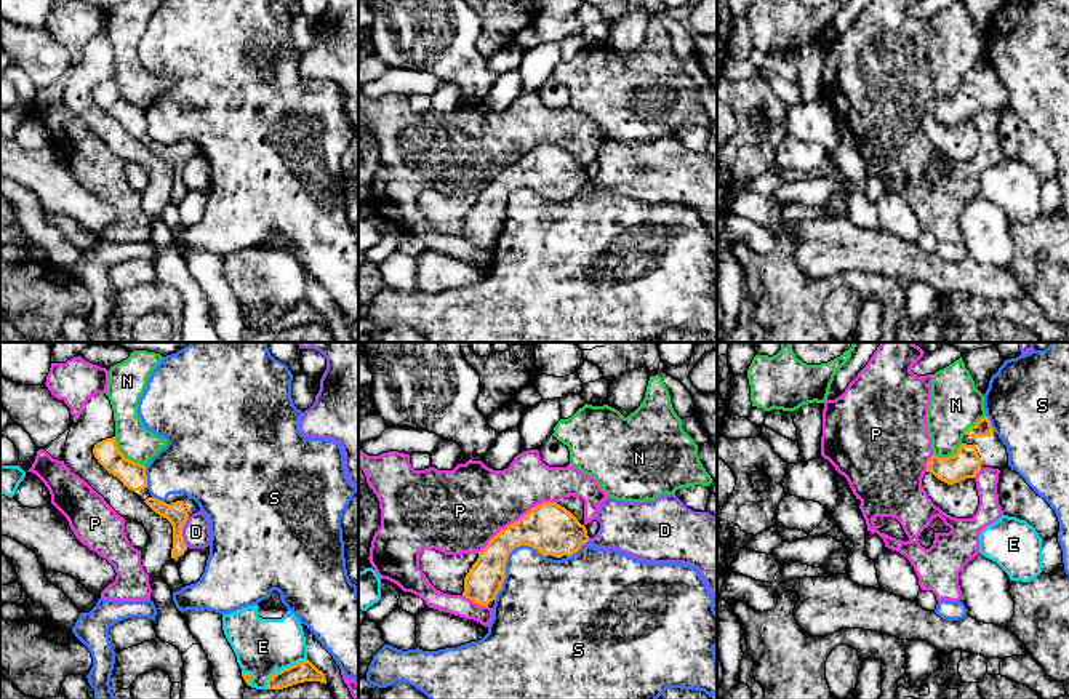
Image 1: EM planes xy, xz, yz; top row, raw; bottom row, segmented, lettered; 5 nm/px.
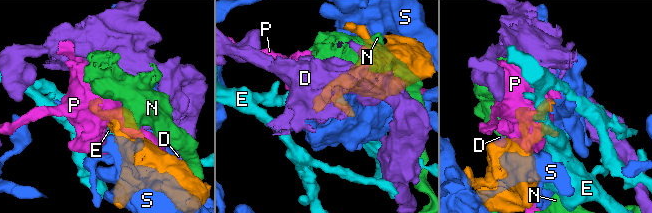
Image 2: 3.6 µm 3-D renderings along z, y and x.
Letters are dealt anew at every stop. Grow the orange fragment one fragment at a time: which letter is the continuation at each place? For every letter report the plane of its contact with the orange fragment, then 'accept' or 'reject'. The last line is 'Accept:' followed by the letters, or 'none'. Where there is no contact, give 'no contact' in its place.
D: contact in xy; reject
E: contact in xy; reject
N: contact in xy; reject
P: contact in xz; reject
S: contact in xz; reject
Accept: none

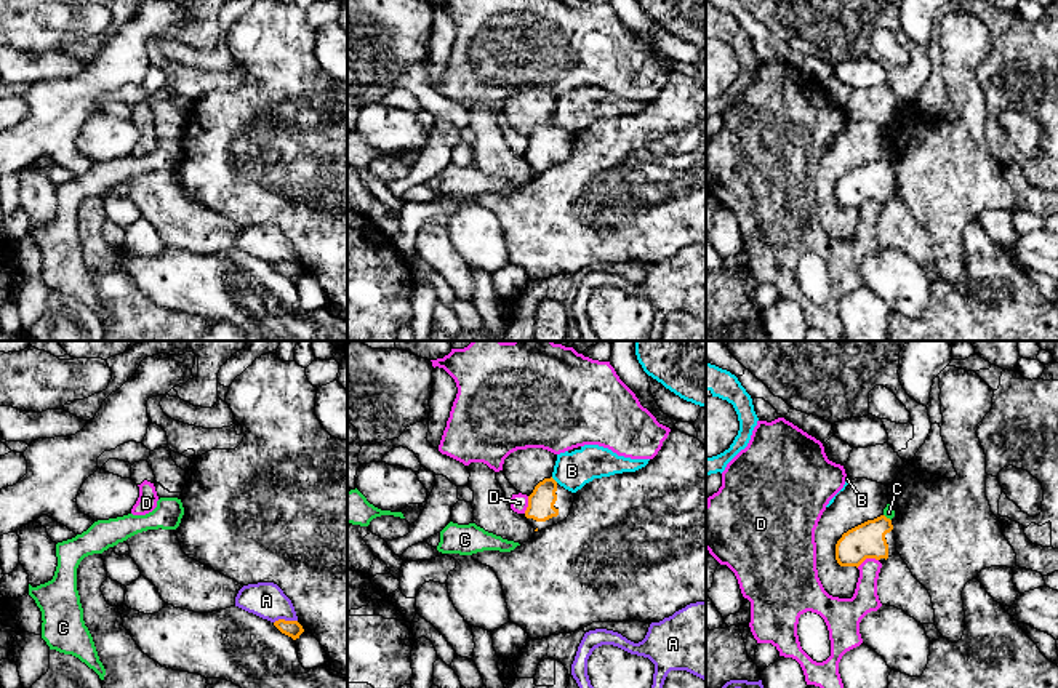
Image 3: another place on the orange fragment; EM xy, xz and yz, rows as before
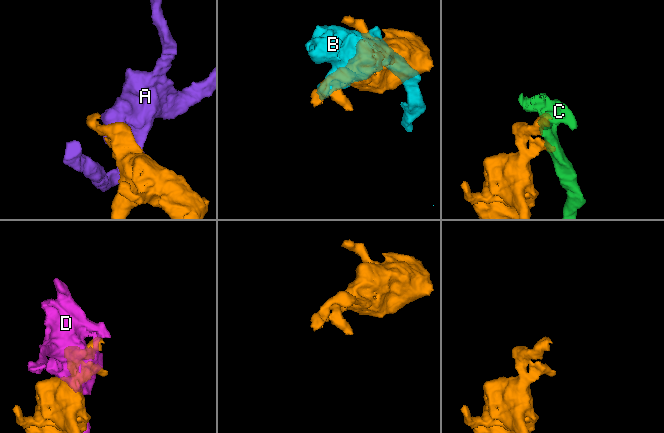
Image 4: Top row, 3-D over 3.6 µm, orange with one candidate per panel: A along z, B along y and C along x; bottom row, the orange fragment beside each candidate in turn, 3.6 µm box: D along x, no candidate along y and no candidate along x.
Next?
A: contact in xy; reject
B: contact in xz; reject
C: contact in yz; reject
D: contact in yz; reject
Accept: none

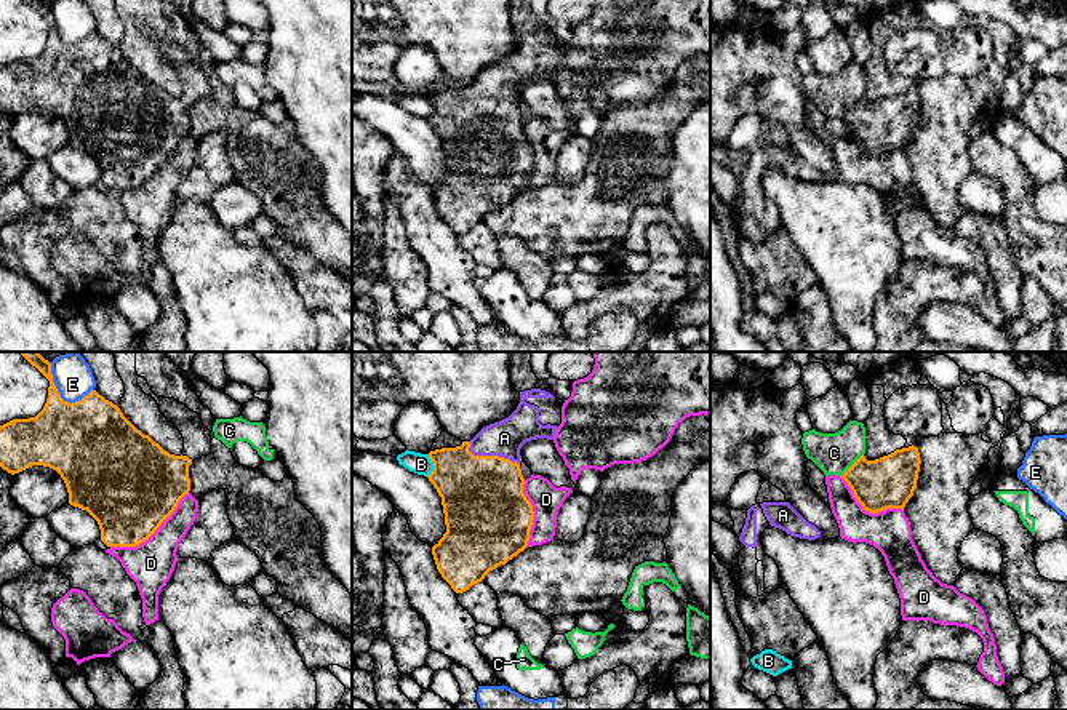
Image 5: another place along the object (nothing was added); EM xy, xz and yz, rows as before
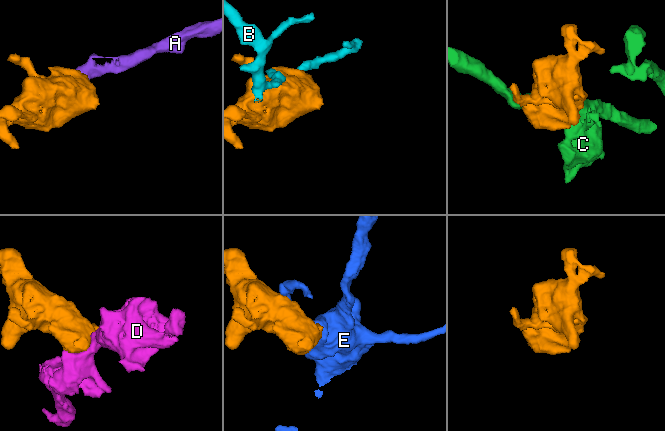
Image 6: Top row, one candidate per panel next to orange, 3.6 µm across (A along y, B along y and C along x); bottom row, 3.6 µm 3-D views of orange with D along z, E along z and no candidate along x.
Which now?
A: contact in xz; accept
B: contact in xz; reject
C: contact in yz; reject
D: contact in xy; reject
E: contact in xy; reject
Accept: A

